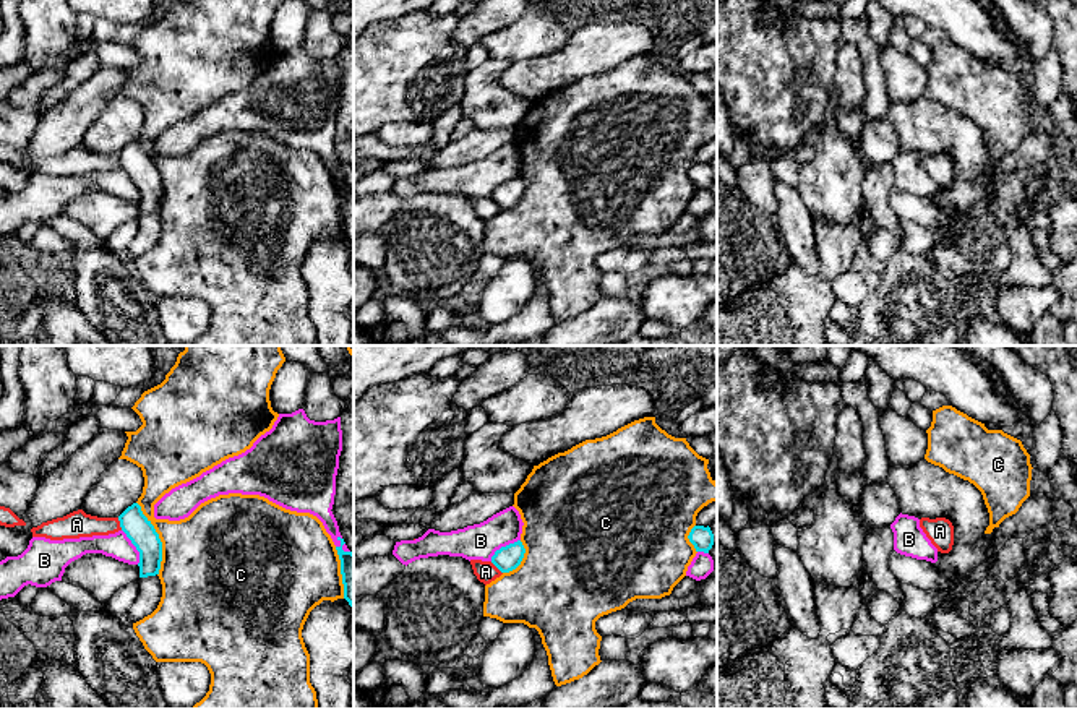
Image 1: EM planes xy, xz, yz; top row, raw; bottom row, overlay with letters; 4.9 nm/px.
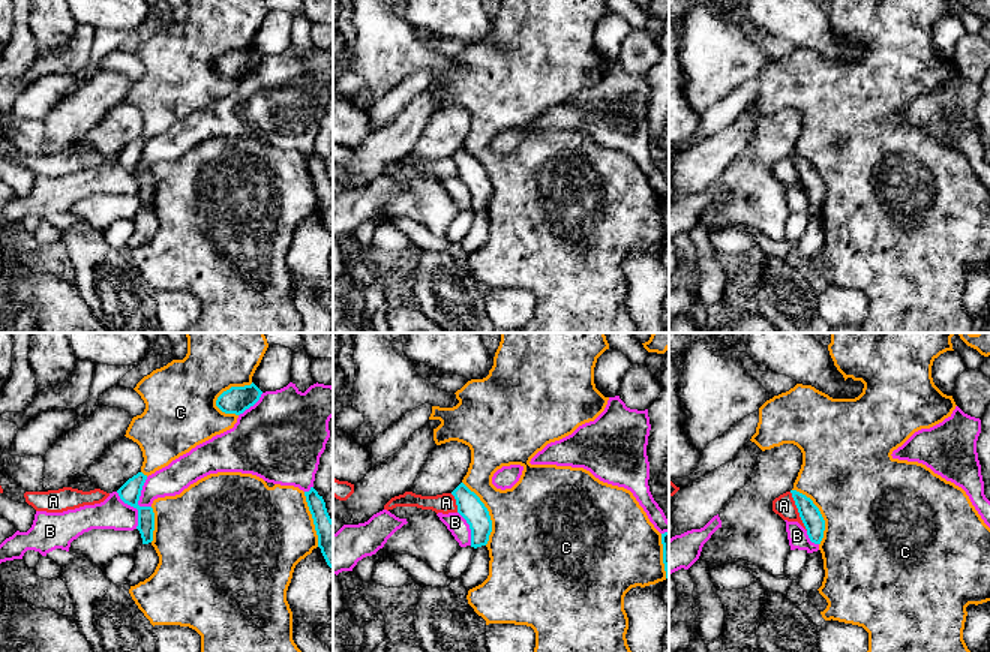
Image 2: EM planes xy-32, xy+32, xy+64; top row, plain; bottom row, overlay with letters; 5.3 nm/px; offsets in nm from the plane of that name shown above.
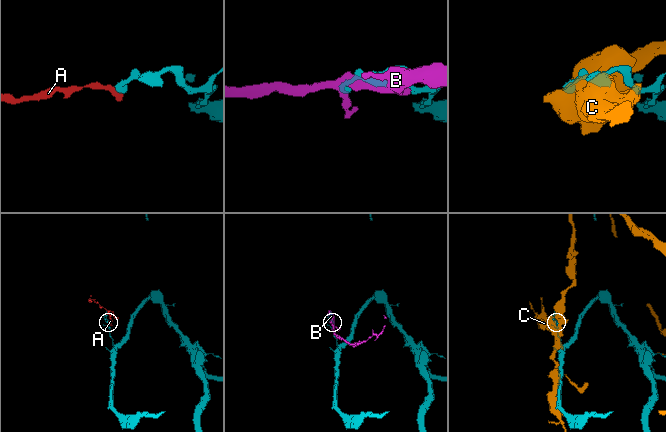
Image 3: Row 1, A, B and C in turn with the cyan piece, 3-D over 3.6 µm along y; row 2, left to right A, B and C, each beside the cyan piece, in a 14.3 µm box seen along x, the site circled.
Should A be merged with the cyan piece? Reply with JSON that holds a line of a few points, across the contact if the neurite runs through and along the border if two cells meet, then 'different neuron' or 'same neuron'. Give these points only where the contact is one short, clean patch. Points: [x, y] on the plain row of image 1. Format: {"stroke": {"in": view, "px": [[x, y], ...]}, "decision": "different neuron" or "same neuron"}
{"stroke": {"in": "xy", "px": [[117, 154], [122, 166]]}, "decision": "different neuron"}

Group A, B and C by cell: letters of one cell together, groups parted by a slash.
A / B / C

